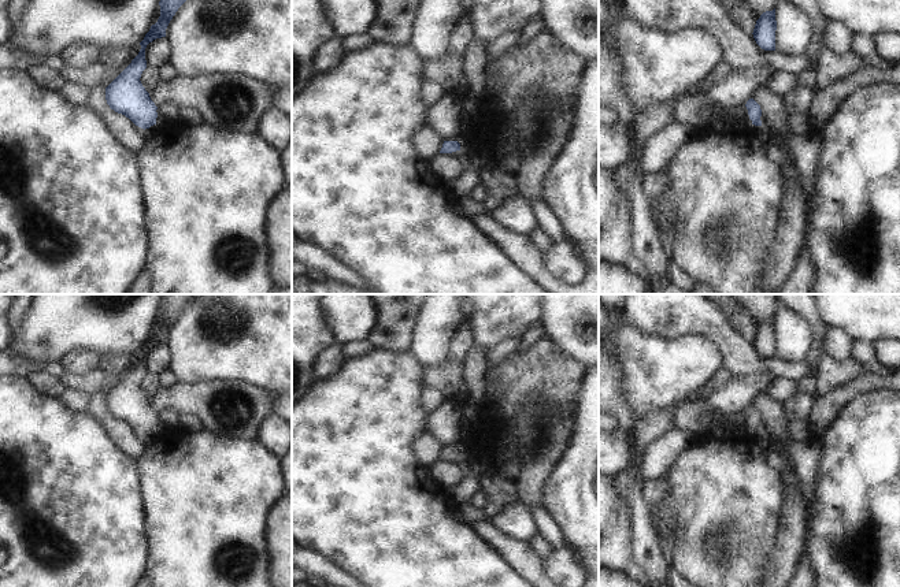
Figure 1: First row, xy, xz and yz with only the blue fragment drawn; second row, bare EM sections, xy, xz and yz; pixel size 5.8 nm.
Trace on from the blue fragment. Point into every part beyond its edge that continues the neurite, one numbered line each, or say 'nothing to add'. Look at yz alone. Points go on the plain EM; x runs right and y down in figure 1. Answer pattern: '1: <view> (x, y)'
nothing to add.

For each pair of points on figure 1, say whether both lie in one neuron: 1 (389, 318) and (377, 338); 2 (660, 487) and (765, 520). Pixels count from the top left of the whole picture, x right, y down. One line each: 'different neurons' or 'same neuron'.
1: same neuron
2: different neurons

